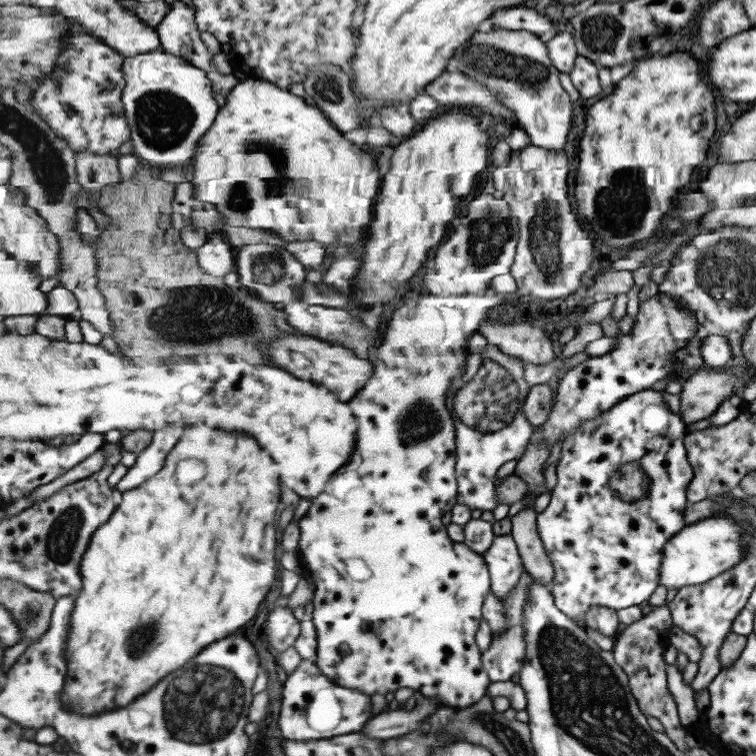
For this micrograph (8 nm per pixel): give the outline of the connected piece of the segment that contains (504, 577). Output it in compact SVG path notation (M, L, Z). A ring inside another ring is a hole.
M512 535L496 536L493 546L483 555L490 567L492 594L507 601L527 573L518 543Z

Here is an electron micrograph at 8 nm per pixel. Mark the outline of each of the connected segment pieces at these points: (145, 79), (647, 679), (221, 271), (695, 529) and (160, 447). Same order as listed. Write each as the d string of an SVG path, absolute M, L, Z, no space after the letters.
M165 50L126 57L124 64L127 78L122 102L130 122L135 156L151 165L191 167L199 143L210 133L222 109L215 100L211 77L186 58Z
M649 606L643 617L633 625L622 628L622 632L615 640L613 653L616 661L626 670L634 696L638 699L639 710L662 724L665 734L675 744L679 752L686 753L685 733L686 728L681 726L676 712L676 705L672 694L666 685L667 672L662 658L664 647L669 645L667 630L672 626L672 620L668 608L662 606Z
M215 232L197 249L200 266L213 276L227 276L236 268L236 255L221 232Z
M729 516L705 517L674 534L663 548L663 566L659 566L659 586L666 591L679 591L684 586L703 585L711 578L731 569L743 557L743 536L739 534L741 526L735 524Z
M167 426L159 432L154 432L151 444L137 455L136 462L123 480L117 485L120 493L127 492L129 489L139 488L147 480L151 480L157 472L163 470L169 452L177 446L179 438L183 434L183 426Z

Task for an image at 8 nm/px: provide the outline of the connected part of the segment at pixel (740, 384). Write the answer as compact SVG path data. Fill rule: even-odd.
M703 368L684 375L682 391L679 392L679 418L693 424L709 417L725 399L743 392L752 378L735 377L727 368Z

